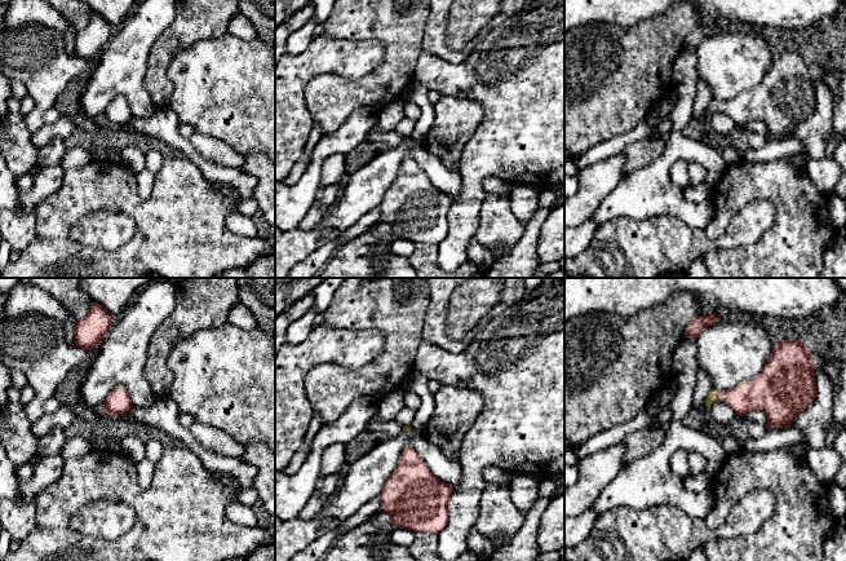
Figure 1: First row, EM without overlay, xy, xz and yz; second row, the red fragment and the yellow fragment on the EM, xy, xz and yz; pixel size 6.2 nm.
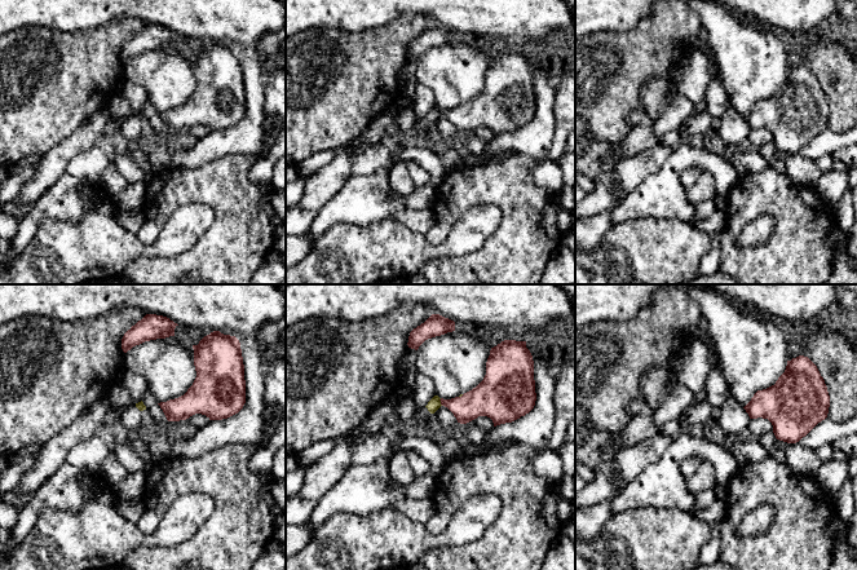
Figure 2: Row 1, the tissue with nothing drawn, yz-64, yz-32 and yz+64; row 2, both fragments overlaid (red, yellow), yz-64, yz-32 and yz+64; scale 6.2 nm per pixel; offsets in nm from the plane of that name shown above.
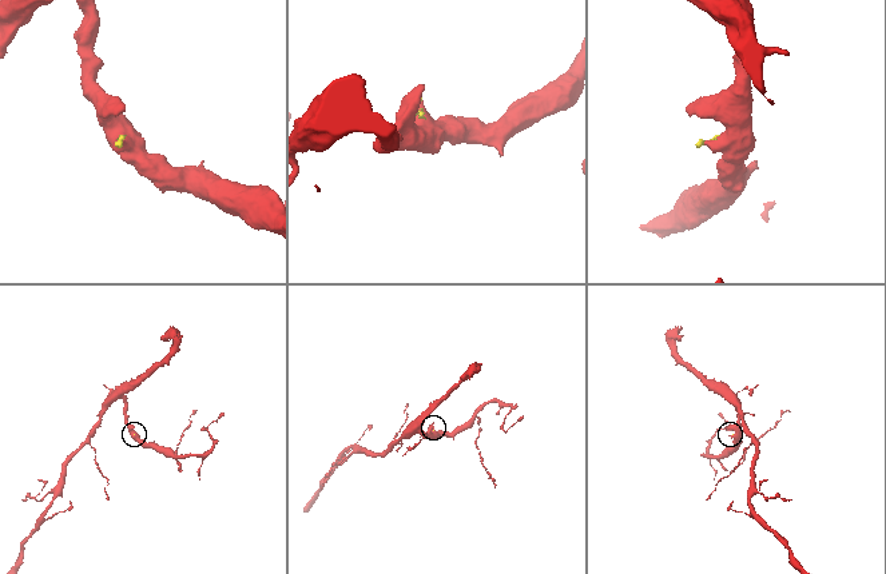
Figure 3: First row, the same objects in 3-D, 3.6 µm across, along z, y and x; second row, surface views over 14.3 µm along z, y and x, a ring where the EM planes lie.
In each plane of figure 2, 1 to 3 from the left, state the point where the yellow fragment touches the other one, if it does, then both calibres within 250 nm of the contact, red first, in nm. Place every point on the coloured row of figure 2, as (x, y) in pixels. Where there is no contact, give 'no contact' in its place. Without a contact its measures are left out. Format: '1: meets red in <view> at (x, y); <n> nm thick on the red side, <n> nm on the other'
1: no contact
2: meets red in yz-32 at (441, 402); 190 nm thick on the red side, 80 nm on the other
3: no contact

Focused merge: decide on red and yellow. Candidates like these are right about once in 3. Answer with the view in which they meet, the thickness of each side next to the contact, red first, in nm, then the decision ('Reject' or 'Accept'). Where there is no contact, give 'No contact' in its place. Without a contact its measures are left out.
Touches red in yz. Thickness 190 nm (red) against 60 nm. Accept

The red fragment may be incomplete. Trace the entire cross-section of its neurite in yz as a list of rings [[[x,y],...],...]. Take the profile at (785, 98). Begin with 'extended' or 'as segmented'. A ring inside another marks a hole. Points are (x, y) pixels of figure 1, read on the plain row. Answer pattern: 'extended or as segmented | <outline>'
extended | [[[801,50],[775,53],[763,81],[750,92],[740,93],[734,101],[712,100],[705,110],[705,118],[714,111],[726,112],[738,127],[752,122],[767,125],[769,138],[778,141],[781,136],[789,138],[794,128],[809,119],[816,107],[812,65]]]

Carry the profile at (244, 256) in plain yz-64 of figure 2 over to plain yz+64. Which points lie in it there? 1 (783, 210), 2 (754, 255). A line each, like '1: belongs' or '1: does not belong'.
1: belongs
2: belongs

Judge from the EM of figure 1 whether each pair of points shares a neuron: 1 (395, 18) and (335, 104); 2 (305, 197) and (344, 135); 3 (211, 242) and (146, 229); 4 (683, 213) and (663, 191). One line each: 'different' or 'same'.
1: same
2: same
3: same
4: same

